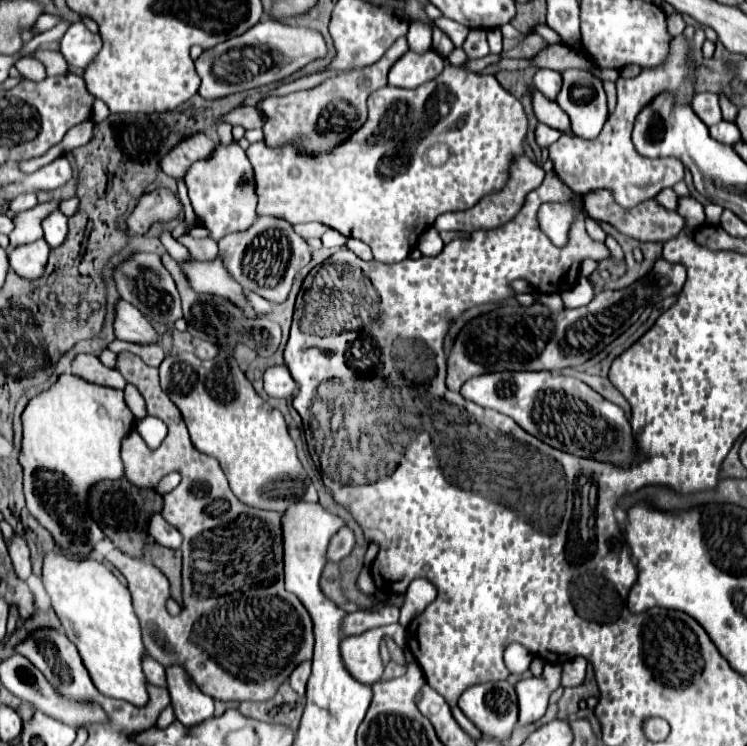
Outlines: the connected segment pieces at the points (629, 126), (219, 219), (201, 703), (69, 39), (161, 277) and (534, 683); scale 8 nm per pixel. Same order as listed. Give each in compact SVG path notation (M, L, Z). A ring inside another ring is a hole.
M697 29L691 41L684 35L679 35L671 41L669 45L669 55L661 65L655 67L643 67L637 77L617 79L617 107L609 115L599 139L585 141L581 137L571 137L571 135L561 135L559 141L555 141L549 147L549 159L553 161L555 173L559 179L575 193L585 195L593 193L599 189L607 189L613 193L613 199L619 207L631 209L643 201L649 201L655 197L655 189L663 187L673 187L675 183L683 181L685 169L683 163L677 159L647 159L641 157L633 143L631 143L631 131L633 131L633 121L637 113L655 97L663 87L669 87L669 91L677 93L677 101L689 103L694 94L694 86L690 77L699 70L703 60L702 46L705 42L705 31ZM691 59L695 63L695 69L688 63Z
M237 145L223 147L215 151L215 157L207 159L207 163L195 163L191 173L187 173L185 185L189 189L189 199L195 209L197 219L205 229L209 229L209 237L219 241L227 233L245 231L257 219L257 189L255 189L255 173L247 159L247 153Z
M167 667L167 689L175 715L185 727L195 727L215 715L213 699L199 691L181 667Z
M81 21L73 23L59 41L59 53L71 67L79 71L85 71L91 65L91 61L95 61L99 51L101 51L101 37L91 33Z
M135 253L133 259L125 261L115 271L119 293L125 301L135 305L139 311L147 315L149 321L173 325L181 317L181 297L175 287L175 281L171 279L171 273L163 267L161 257L155 253Z
M545 663L539 677L519 681L515 685L519 697L519 725L539 721L545 715L551 693L557 687L561 687L561 665L556 663Z

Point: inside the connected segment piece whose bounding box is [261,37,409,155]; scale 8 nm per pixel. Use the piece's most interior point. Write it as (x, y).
(324, 117)

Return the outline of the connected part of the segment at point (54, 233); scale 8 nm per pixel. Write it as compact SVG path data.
M61 211L51 213L45 221L43 221L43 231L45 231L45 241L49 243L49 247L61 247L67 239L67 217Z

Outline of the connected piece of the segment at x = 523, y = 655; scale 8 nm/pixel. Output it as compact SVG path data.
M511 643L507 649L505 649L505 665L511 673L523 673L529 669L531 665L531 653L519 645L519 643Z

